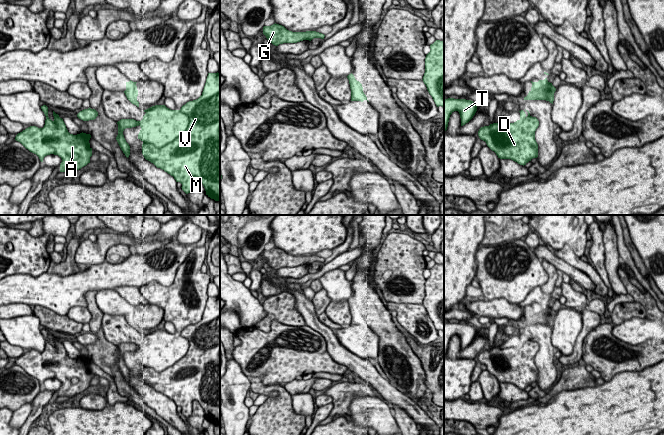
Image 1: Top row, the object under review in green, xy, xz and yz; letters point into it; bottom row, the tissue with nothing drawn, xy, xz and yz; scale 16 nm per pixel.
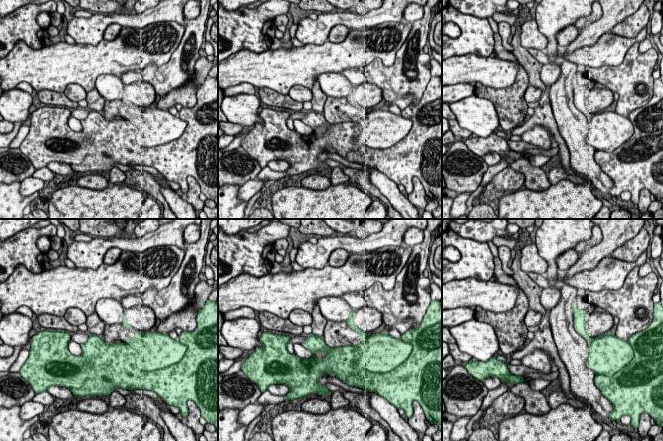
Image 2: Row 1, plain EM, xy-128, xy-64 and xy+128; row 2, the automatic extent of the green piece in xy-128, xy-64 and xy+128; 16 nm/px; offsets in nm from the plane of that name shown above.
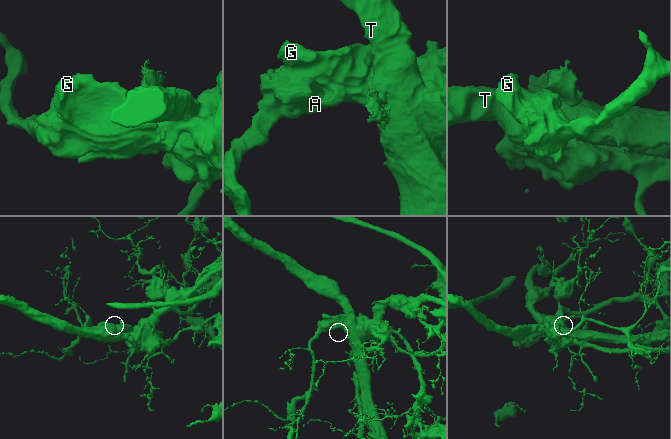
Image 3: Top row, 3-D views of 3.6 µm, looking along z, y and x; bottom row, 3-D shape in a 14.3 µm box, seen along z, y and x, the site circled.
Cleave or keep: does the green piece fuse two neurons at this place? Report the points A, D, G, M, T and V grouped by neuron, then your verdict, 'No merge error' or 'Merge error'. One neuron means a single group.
Groups: A D G M V / T. Merge error

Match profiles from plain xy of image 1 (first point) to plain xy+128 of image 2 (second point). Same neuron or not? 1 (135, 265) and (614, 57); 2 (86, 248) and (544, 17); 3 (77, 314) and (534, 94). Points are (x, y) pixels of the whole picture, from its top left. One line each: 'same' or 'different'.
1: same
2: different
3: same

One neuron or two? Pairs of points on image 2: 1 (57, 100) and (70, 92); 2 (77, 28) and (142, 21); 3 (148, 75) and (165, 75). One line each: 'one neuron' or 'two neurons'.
1: two neurons
2: one neuron
3: one neuron

